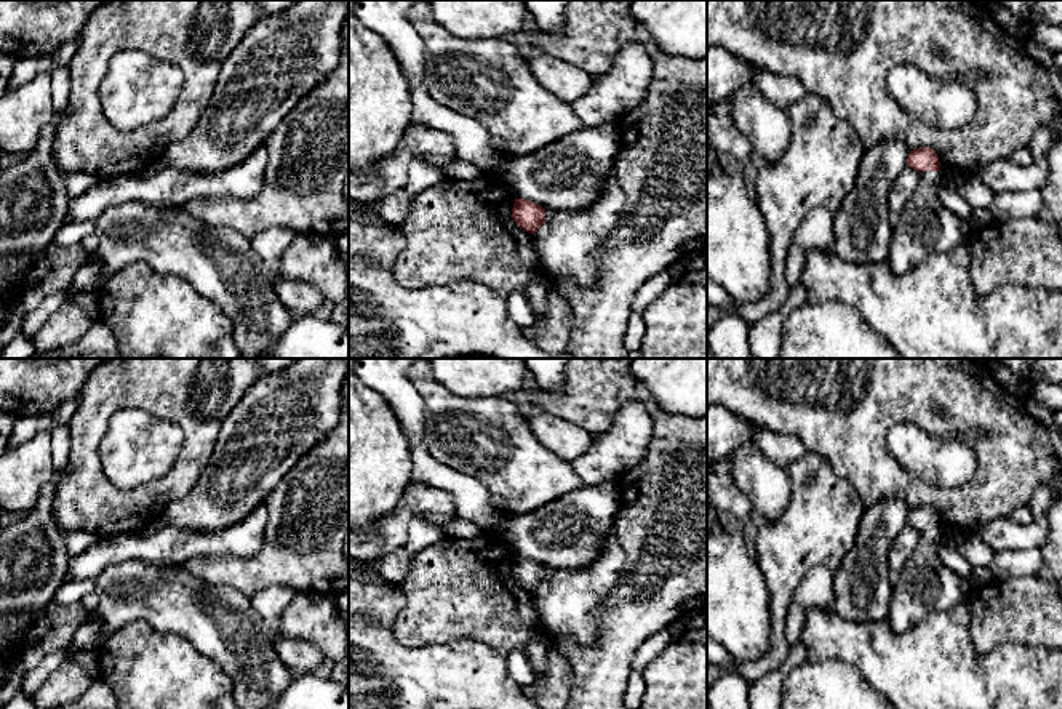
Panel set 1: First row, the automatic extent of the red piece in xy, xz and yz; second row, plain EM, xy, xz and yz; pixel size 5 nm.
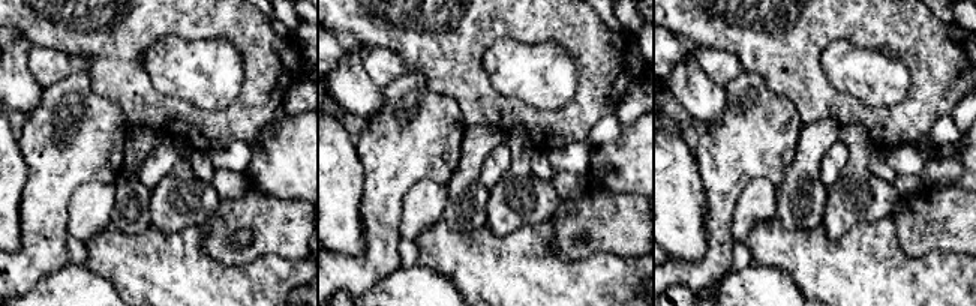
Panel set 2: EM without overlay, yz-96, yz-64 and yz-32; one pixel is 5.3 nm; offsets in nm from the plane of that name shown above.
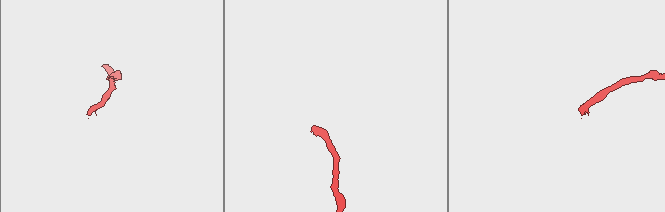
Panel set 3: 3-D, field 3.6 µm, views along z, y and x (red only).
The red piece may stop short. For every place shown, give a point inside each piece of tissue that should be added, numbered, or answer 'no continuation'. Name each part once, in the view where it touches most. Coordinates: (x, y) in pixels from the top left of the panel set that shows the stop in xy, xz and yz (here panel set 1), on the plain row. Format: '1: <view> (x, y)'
1: yz (925, 584)

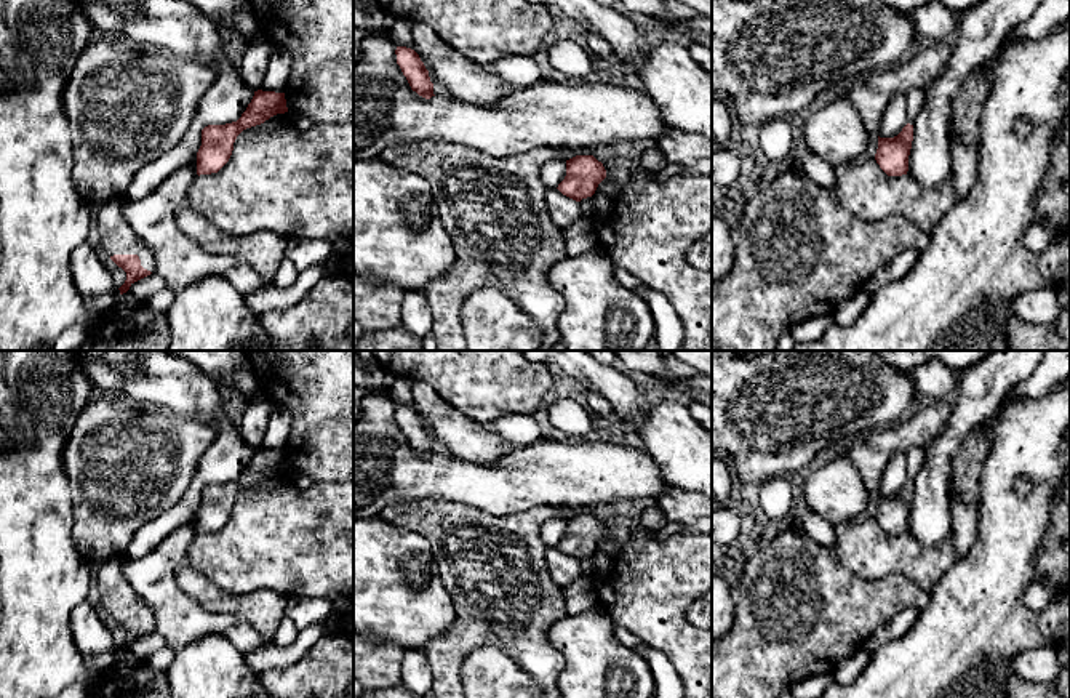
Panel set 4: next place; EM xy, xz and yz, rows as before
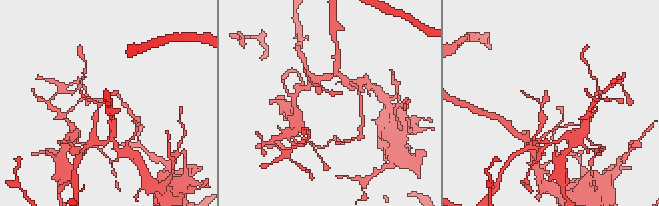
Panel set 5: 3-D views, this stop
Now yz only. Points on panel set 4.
1: yz (915, 457)

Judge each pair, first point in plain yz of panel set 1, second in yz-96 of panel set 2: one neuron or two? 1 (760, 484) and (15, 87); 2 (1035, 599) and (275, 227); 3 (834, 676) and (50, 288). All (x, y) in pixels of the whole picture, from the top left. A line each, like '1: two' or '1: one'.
1: one
2: one
3: one

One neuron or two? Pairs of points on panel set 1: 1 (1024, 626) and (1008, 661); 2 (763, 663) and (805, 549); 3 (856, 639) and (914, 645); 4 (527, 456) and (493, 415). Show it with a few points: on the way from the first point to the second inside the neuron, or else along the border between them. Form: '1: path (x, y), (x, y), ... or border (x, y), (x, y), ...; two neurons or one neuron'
1: border (1045, 645), (1003, 642), (981, 656); two neurons
2: path (778, 634), (782, 578); one neuron
3: path (870, 648), (899, 648); one neuron
4: path (517, 445), (504, 423); one neuron

